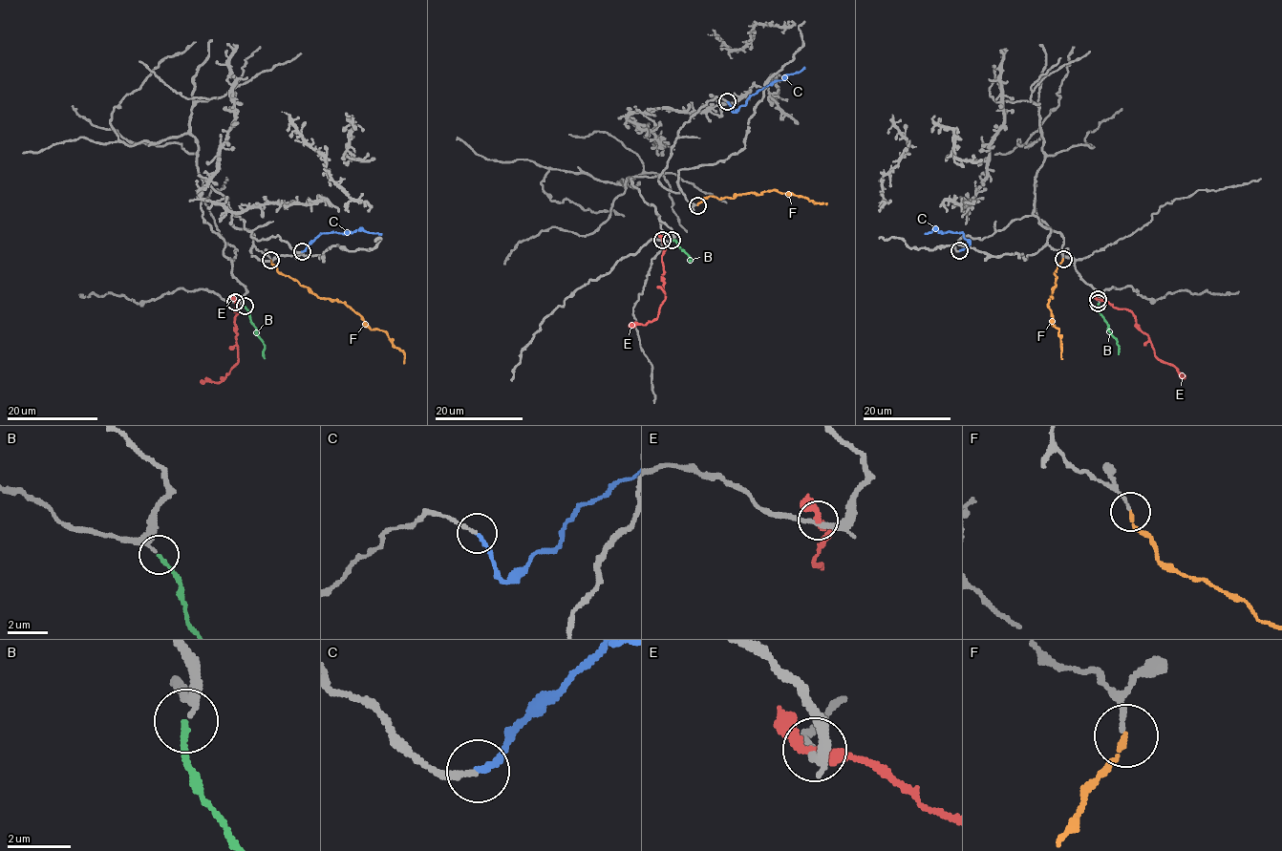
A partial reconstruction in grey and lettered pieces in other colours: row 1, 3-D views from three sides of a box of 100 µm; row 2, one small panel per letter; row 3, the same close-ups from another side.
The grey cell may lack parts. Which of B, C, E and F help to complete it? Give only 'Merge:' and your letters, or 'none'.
Merge: B, C, F

